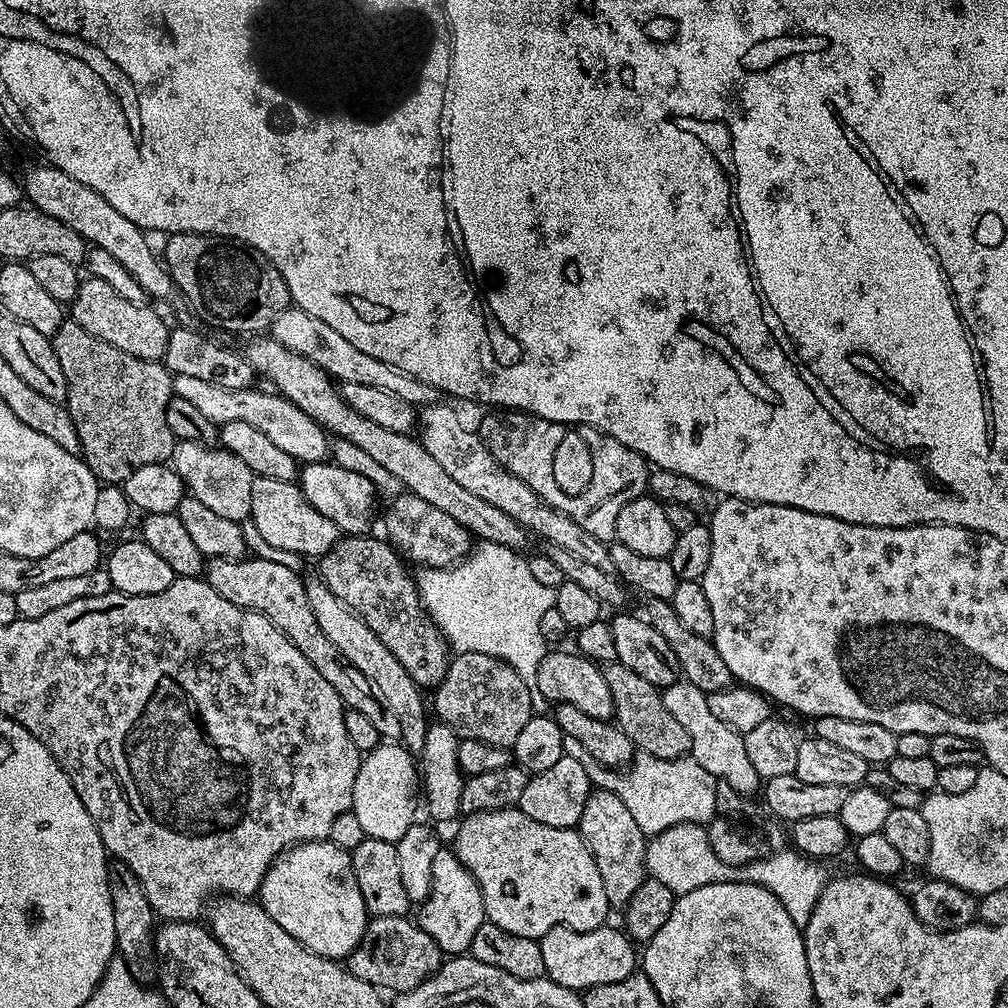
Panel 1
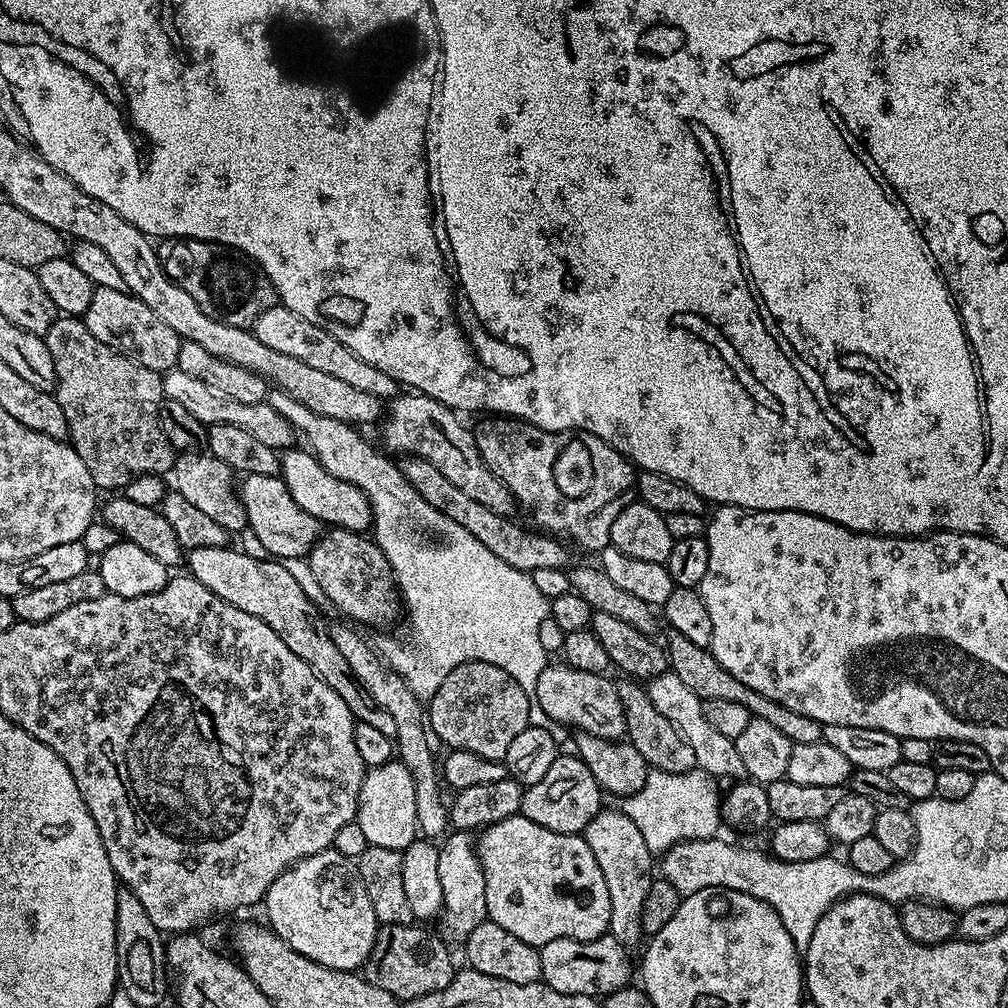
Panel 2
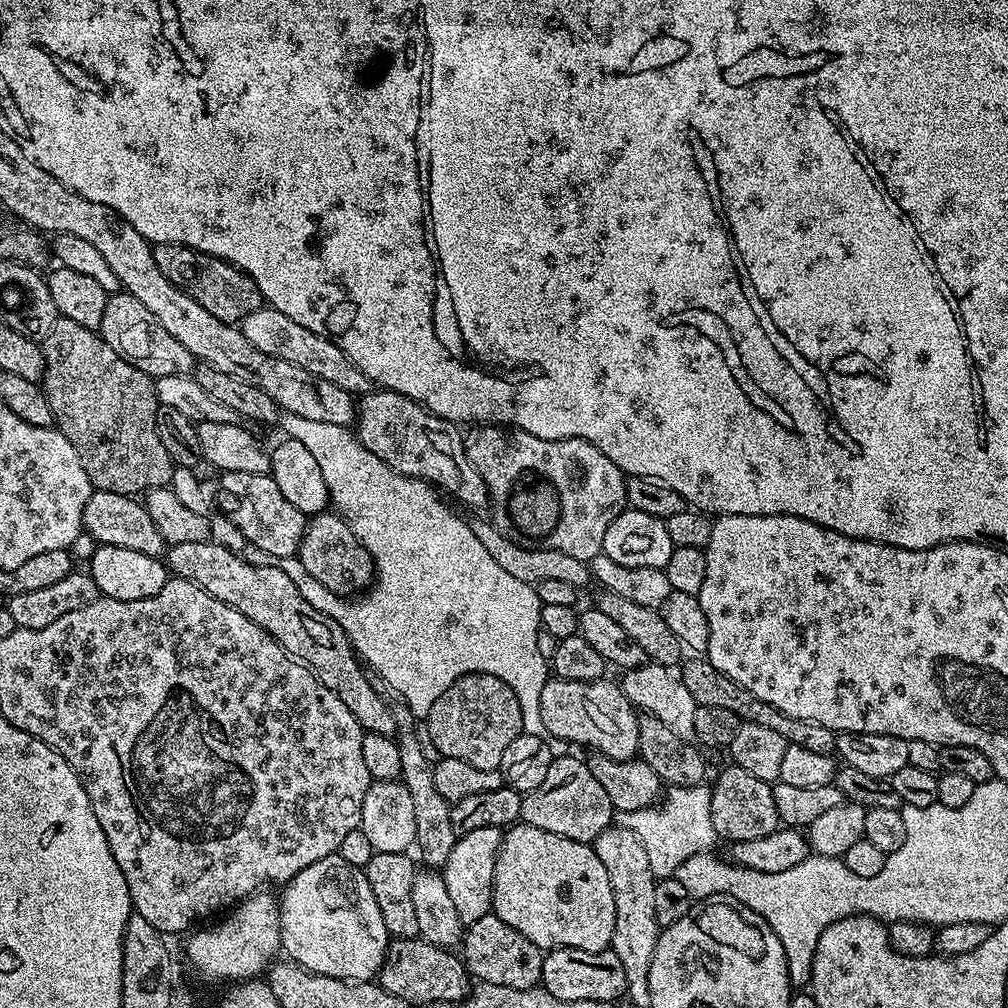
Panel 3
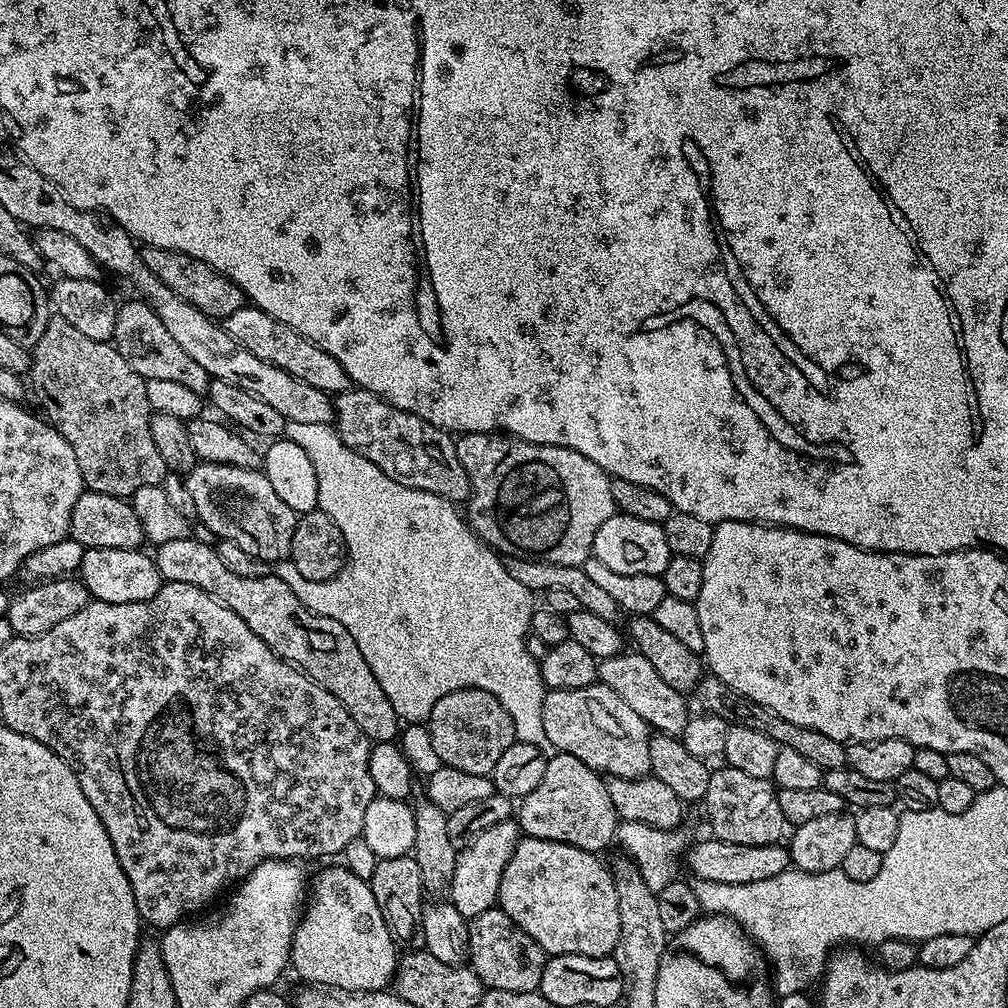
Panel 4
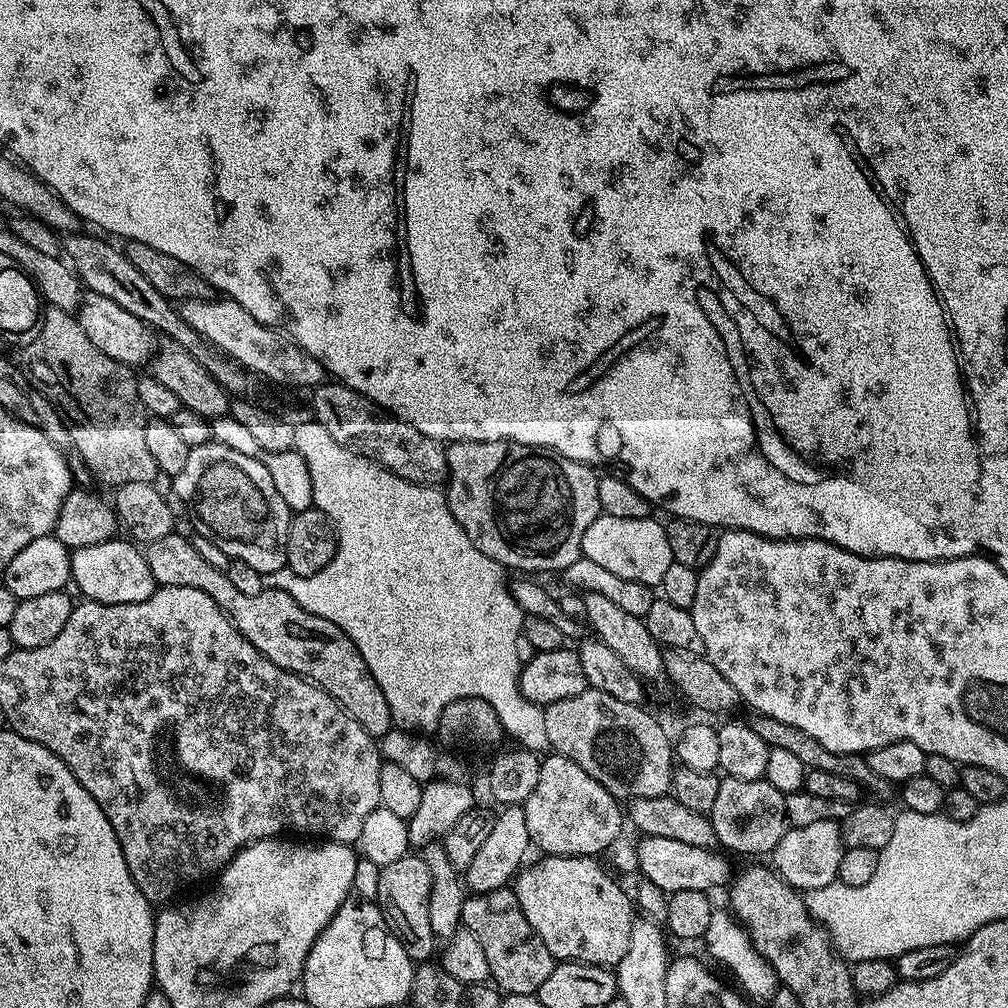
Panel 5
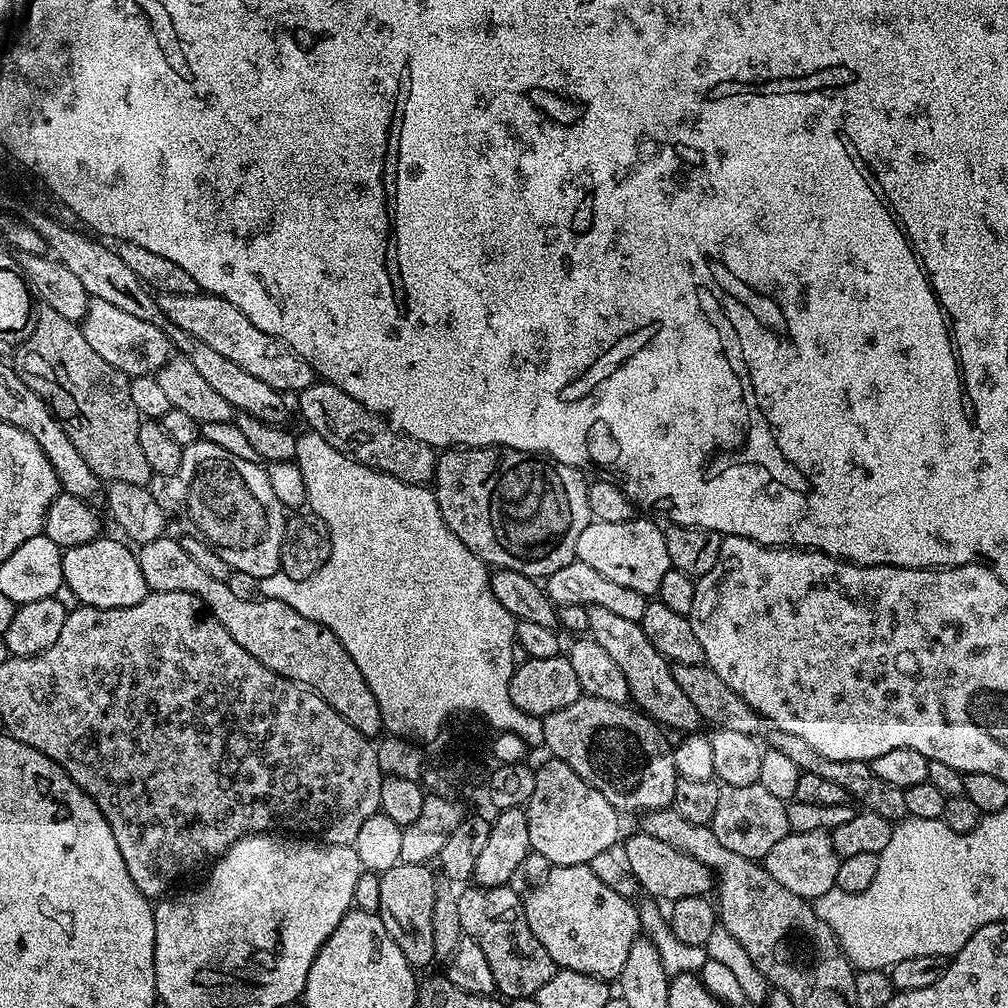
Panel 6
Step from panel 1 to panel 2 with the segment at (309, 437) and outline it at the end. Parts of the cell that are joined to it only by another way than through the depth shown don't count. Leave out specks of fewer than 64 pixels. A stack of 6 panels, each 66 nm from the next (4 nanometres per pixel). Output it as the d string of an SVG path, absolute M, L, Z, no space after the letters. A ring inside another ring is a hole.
M177 367L163 373L163 378L165 397L180 403L186 410L190 410L190 414L194 414L194 418L198 418L198 422L202 422L206 426L210 424L242 426L242 430L246 430L246 434L254 434L254 438L258 438L258 442L263 442L265 446L277 450L291 449L297 443L295 442L298 440L296 429L267 402L262 404L238 402L237 399L222 394L222 390L214 390L214 386L193 378L192 375L186 374L186 370Z

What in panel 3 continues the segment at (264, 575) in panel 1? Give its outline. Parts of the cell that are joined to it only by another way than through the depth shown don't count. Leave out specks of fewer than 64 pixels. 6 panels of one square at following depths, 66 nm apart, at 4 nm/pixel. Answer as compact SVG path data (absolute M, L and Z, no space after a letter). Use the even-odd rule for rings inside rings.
M209 538L202 542L182 542L171 545L166 552L166 567L173 577L194 582L214 598L226 602L226 606L246 614L246 618L250 618L250 622L262 626L262 630L266 630L266 634L273 636L283 646L284 651L292 655L292 659L305 664L316 675L317 680L322 682L322 686L326 686L326 690L338 694L338 698L342 698L342 702L346 702L346 710L350 710L350 714L354 714L354 718L365 732L395 737L396 723L394 722L393 705L384 704L383 698L376 693L375 686L368 681L369 673L362 667L356 651L352 648L352 643L348 641L348 636L342 630L342 626L338 626L338 622L326 618L326 614L314 610L314 606L310 606L310 602L306 602L306 598L302 598L298 586L294 586L294 578L290 578L290 574L286 574L286 570L277 568L272 562L251 564L250 561L243 560L244 558L241 553L232 552L226 546L218 545Z

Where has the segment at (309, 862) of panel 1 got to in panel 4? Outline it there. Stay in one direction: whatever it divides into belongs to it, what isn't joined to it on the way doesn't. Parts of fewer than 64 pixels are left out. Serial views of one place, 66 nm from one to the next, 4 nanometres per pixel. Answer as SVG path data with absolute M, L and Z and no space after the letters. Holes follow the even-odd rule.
M343 866L322 869L317 874L316 881L313 884L311 881L310 899L292 936L290 964L293 969L296 967L297 974L304 982L341 992L385 991L396 975L396 948L398 949L397 941L392 939L390 930L382 918L382 910L378 910L378 902L374 902L371 883L358 878L358 874Z

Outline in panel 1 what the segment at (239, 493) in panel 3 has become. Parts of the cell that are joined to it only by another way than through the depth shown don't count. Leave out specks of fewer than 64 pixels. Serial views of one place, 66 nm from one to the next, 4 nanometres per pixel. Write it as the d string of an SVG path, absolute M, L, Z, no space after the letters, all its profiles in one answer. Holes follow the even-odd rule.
M256 476L253 482L250 524L277 553L296 552L301 558L322 557L342 538L339 527L307 501L299 483L265 476Z

